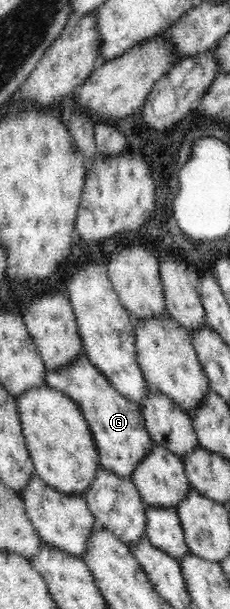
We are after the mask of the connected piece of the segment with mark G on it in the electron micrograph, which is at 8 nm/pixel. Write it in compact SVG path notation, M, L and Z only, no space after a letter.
M81 351L75 361L60 366L57 371L47 369L47 385L67 394L81 408L89 423L93 441L97 444L100 465L119 477L131 479L137 465L149 455L154 441L140 415L140 405L121 395L97 369L89 356Z

